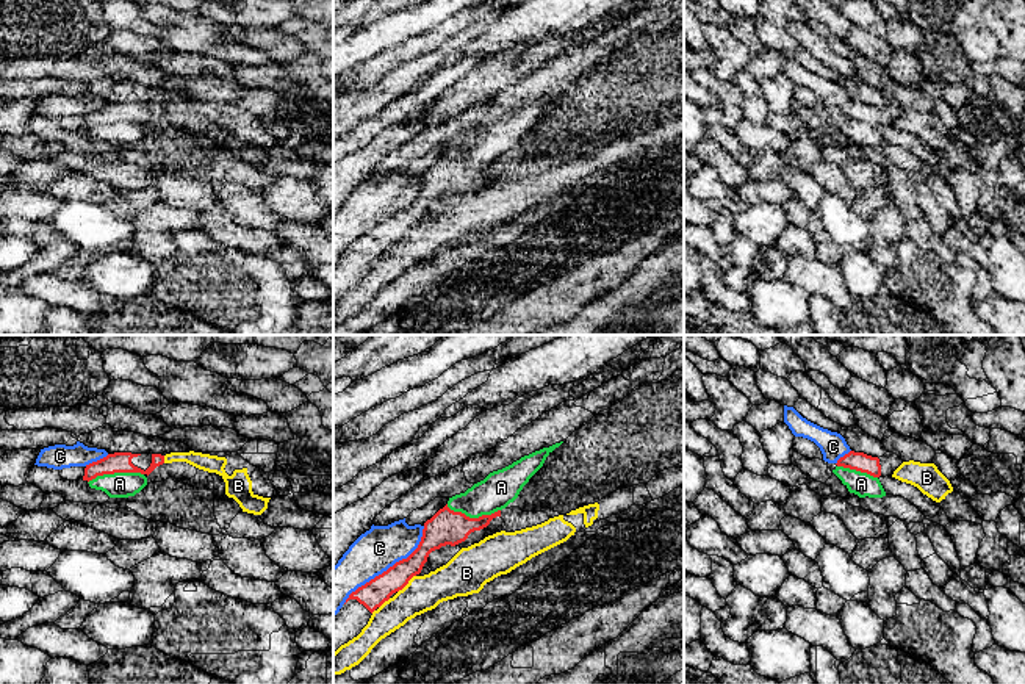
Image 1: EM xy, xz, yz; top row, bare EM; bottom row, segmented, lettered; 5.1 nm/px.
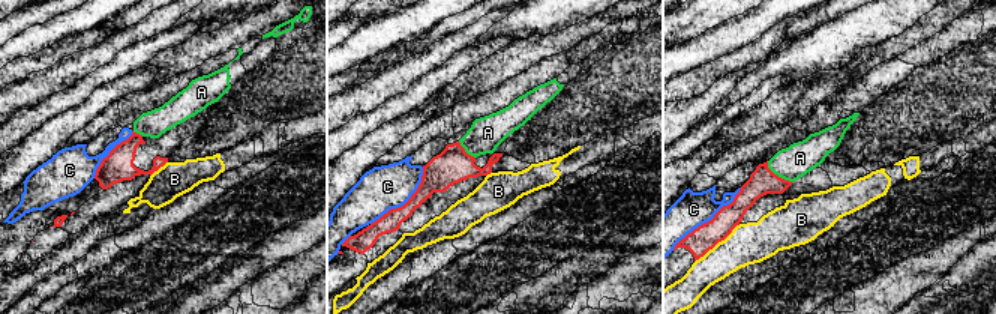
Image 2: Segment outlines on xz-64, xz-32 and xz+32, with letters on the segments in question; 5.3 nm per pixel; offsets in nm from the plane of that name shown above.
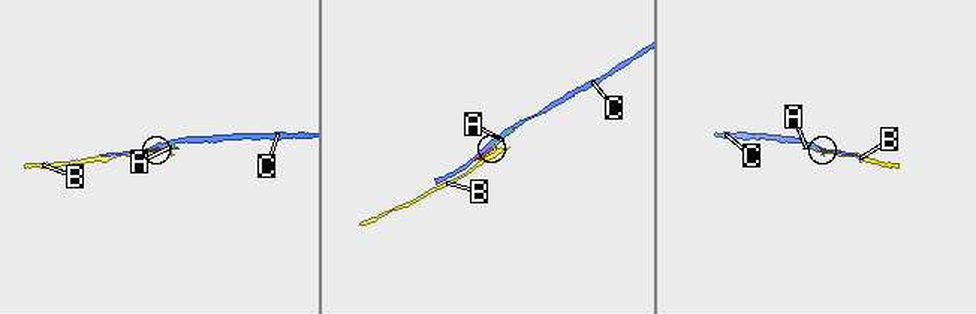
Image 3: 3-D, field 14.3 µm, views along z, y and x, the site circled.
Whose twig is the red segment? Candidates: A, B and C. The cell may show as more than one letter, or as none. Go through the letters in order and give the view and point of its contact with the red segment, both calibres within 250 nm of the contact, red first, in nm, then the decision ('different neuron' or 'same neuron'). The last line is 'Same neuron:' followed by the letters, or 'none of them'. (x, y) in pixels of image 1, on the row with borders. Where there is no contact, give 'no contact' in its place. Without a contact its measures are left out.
A: xy (115, 471) | 110/130 nm | different neuron
B: xz (406, 584) | 140/180 nm | different neuron
C: xz (390, 567) | 140/220 nm | different neuron
Same neuron: none of them

